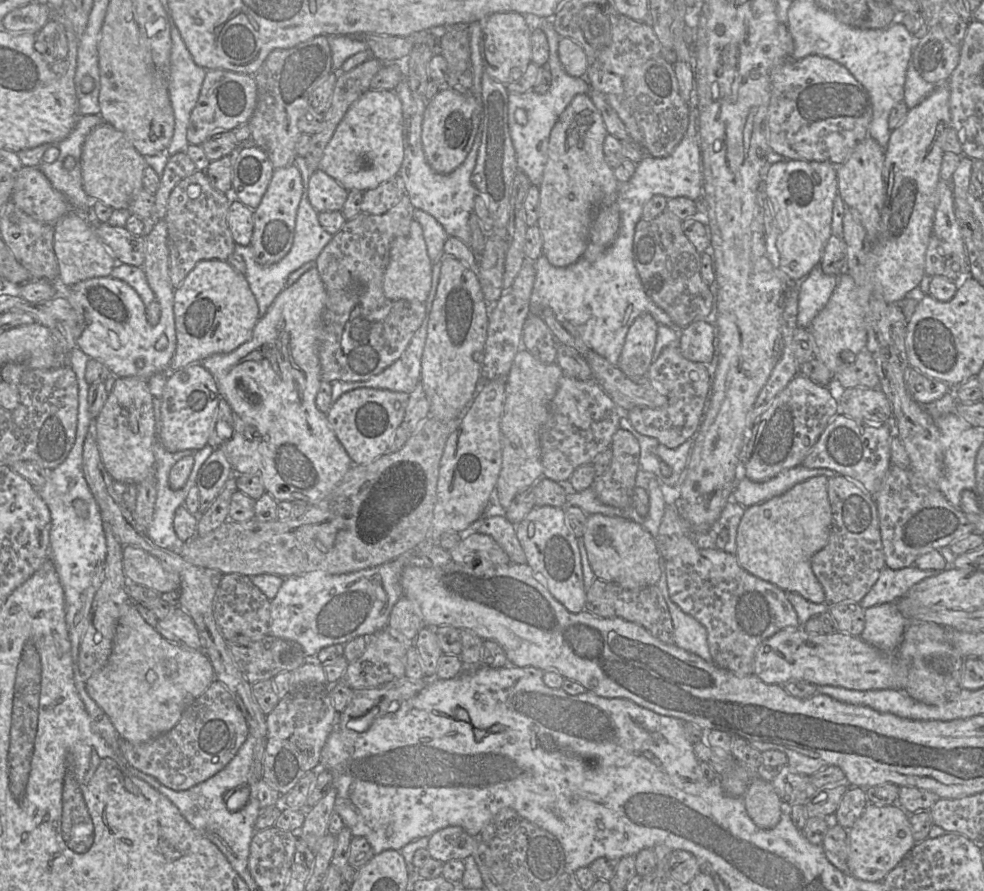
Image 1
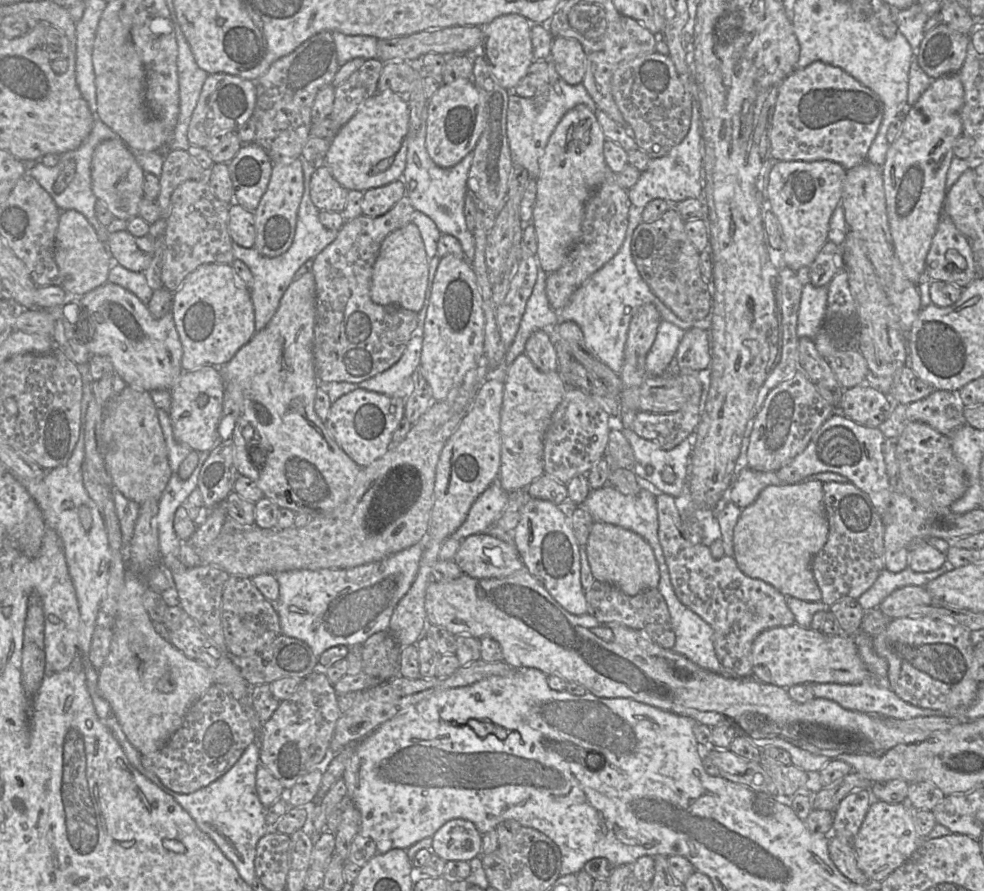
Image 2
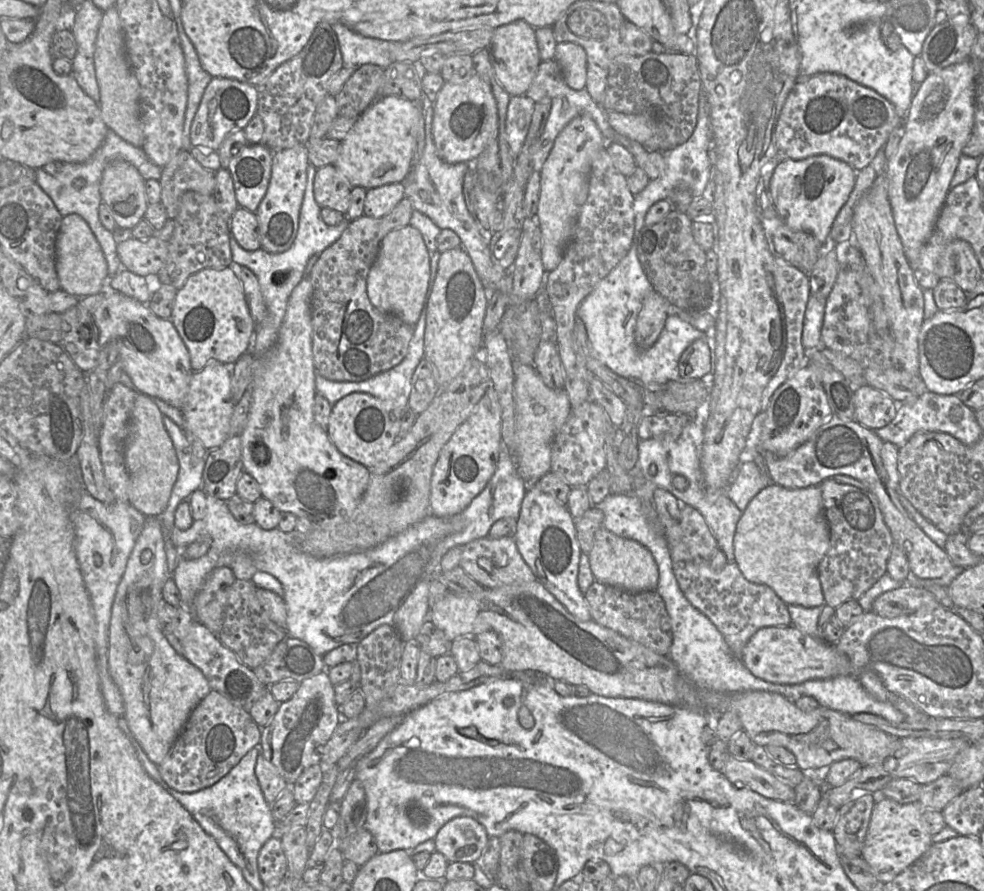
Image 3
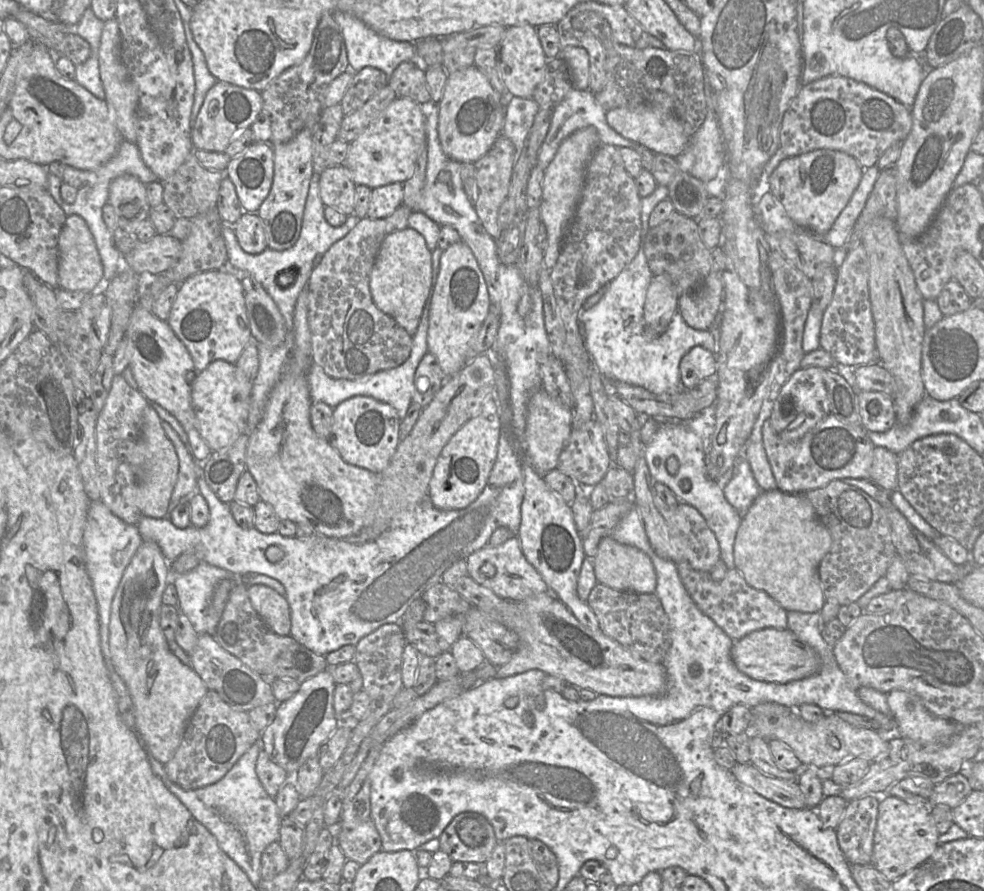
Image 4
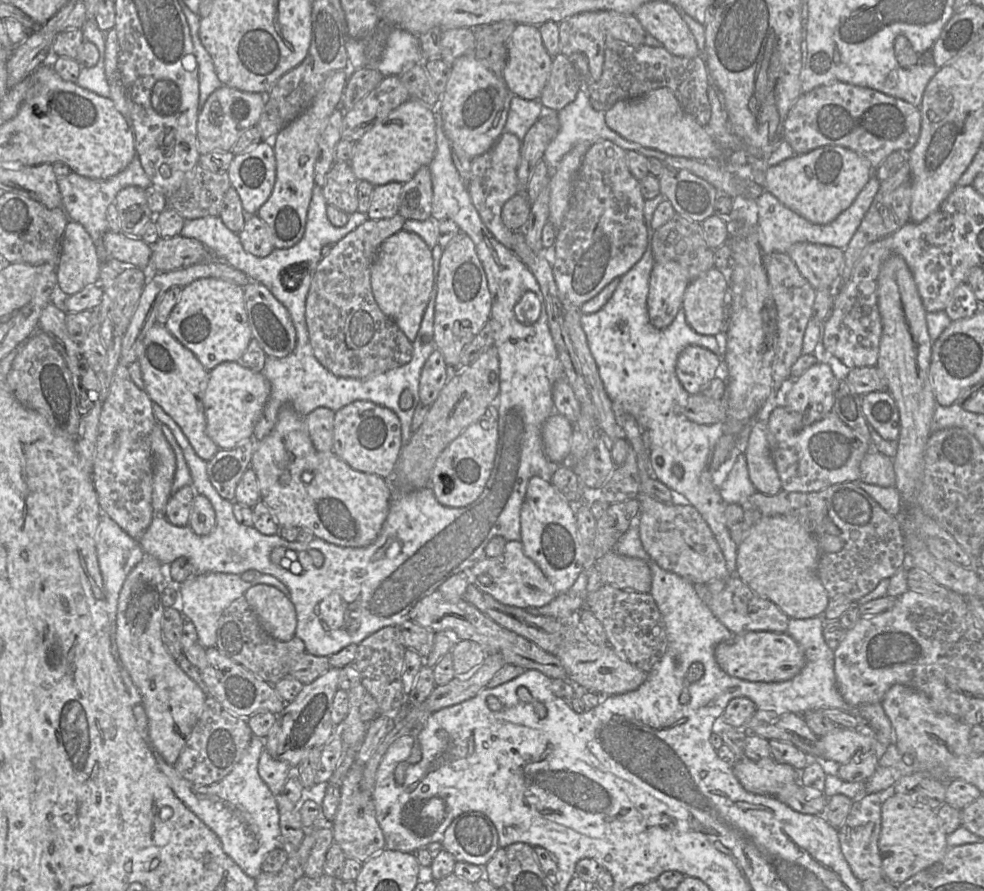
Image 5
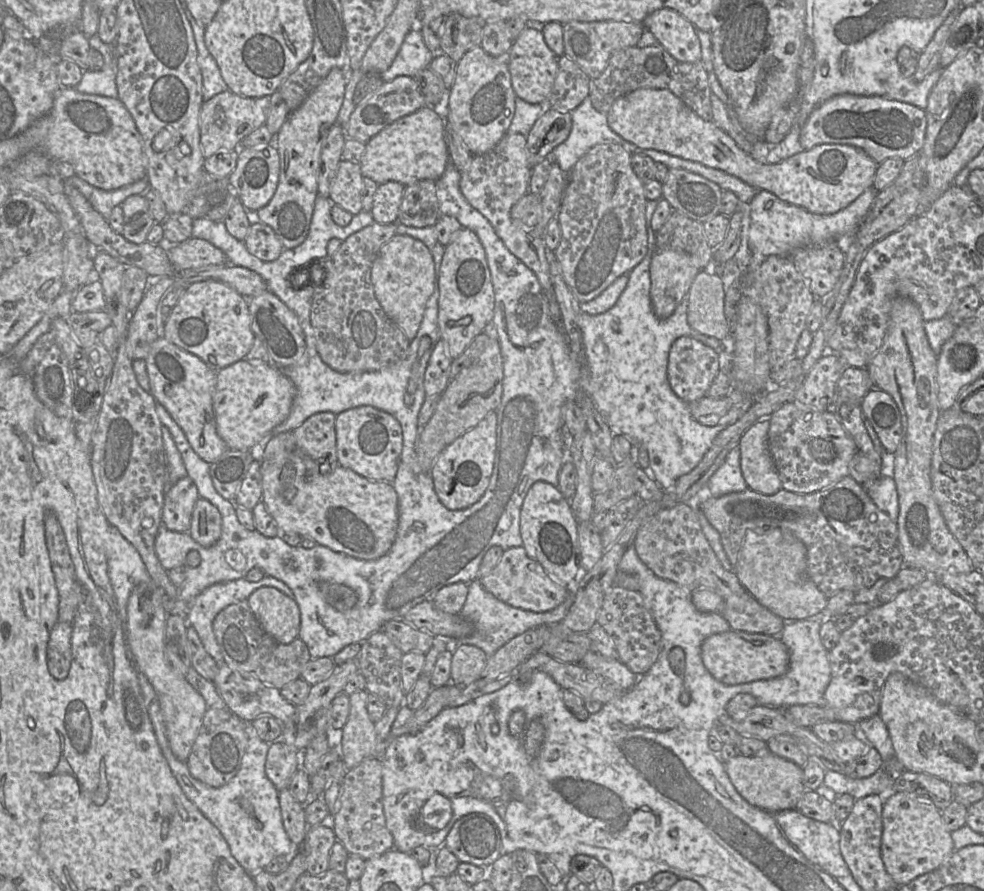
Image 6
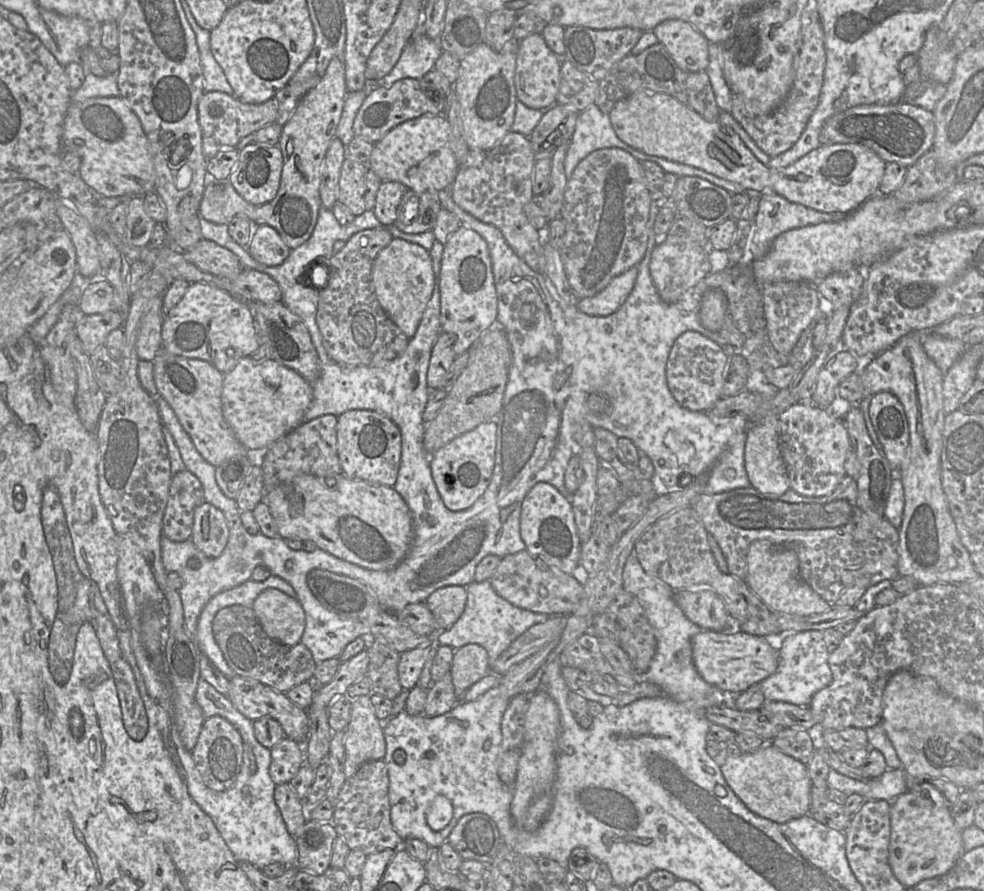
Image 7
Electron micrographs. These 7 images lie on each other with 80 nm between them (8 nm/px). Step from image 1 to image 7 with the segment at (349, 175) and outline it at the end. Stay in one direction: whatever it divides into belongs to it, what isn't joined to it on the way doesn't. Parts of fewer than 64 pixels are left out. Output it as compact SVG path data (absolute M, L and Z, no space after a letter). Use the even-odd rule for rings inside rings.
M425 114L397 125L374 143L367 166L382 182L400 182L417 192L439 192L451 188L460 163L451 148L451 126L447 118Z

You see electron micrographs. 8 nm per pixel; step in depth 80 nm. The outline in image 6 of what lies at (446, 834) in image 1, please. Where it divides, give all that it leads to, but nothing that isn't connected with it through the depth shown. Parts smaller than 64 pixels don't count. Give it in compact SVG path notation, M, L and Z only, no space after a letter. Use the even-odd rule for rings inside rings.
M471 813L455 822L444 845L460 862L489 868L501 855L501 836L486 814Z

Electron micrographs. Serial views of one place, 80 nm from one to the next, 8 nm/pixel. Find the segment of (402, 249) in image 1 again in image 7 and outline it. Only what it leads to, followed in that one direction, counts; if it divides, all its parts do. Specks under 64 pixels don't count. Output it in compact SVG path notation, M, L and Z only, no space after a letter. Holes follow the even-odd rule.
M393 238L373 263L372 281L377 300L386 315L411 339L434 290L435 276L429 251L416 243Z

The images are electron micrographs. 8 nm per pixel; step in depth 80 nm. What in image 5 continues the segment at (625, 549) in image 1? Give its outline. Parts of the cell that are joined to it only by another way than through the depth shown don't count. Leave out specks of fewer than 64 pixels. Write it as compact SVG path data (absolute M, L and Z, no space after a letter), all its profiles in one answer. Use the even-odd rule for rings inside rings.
M611 550L594 561L603 584L613 587L650 593L652 573L648 564L639 559L618 554Z

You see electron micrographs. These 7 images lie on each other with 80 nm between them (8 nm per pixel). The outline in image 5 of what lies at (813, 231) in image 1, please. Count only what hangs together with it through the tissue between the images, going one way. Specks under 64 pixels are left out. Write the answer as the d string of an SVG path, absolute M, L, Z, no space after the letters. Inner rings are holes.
M826 145L769 166L763 188L803 218L824 225L835 220L854 202L873 174L873 168L856 152Z

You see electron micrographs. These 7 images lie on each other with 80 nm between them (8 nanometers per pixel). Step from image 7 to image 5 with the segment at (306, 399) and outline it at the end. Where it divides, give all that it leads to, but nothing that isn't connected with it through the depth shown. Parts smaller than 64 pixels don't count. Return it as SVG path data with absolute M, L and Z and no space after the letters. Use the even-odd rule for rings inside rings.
M223 362L209 371L208 382L203 394L206 431L220 450L230 450L241 441L253 437L255 425L261 417L270 395L270 384L260 372L254 372L239 362Z

